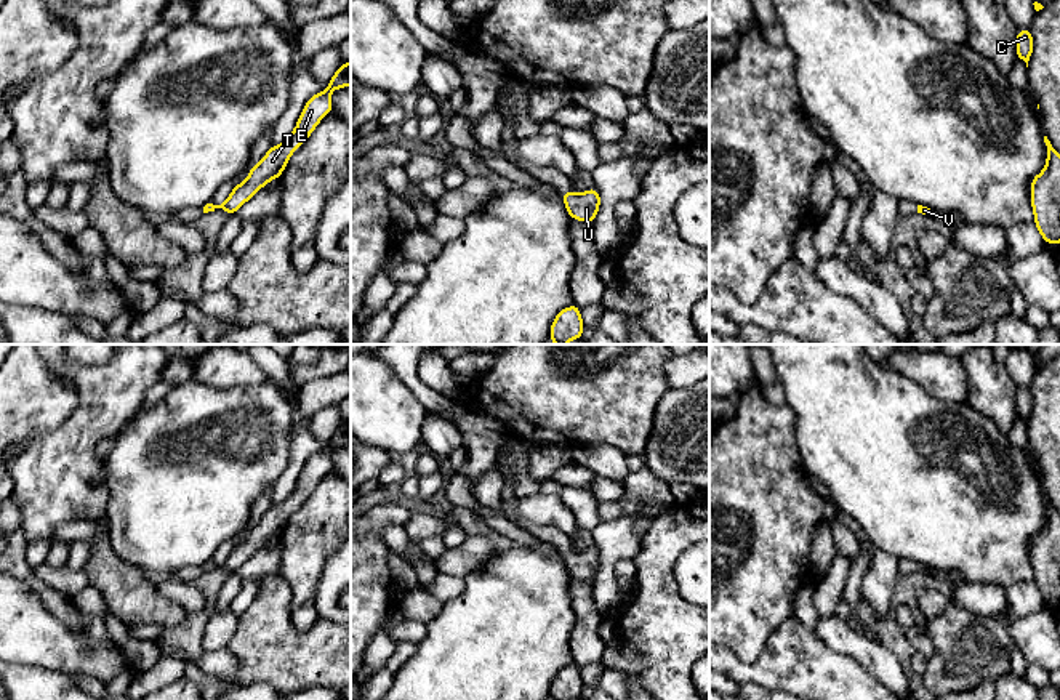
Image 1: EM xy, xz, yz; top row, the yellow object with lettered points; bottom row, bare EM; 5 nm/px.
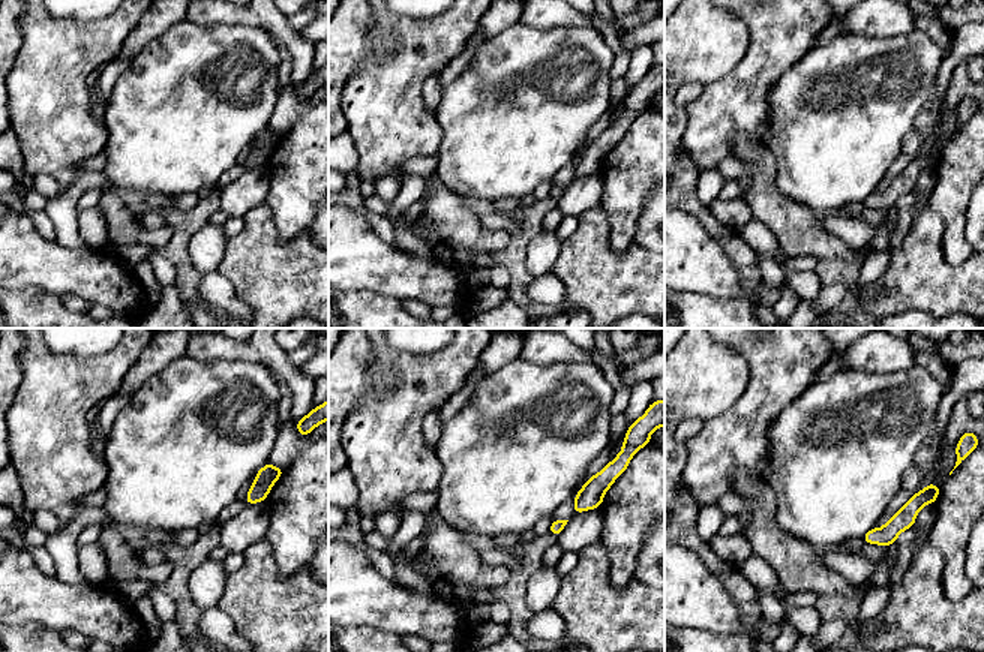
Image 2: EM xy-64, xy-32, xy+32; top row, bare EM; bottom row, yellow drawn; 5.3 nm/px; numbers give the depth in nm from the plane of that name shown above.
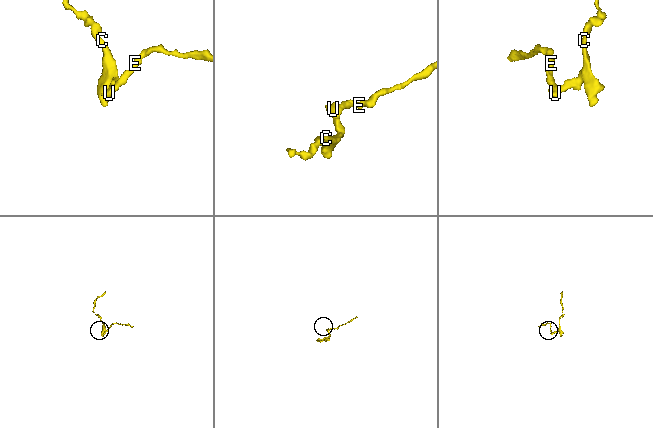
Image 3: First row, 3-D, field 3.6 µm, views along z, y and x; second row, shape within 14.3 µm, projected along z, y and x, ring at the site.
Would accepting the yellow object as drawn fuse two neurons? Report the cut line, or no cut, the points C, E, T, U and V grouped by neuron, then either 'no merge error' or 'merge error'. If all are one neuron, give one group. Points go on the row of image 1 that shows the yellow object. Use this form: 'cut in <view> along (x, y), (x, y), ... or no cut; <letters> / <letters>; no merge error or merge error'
no cut; C E T U V; no merge error

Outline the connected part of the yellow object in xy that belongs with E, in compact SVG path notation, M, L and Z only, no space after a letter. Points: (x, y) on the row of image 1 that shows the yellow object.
M343 62L328 82L328 88L314 95L304 106L293 133L279 146L272 146L256 167L250 167L248 178L234 186L231 195L223 205L213 200L203 207L203 213L218 208L229 215L250 200L271 179L280 178L291 154L309 138L319 122L331 114L331 91L351 85L351 62Z

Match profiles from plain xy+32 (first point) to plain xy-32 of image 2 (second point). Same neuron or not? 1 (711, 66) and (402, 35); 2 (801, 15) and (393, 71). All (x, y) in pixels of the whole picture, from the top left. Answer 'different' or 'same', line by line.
1: different
2: same

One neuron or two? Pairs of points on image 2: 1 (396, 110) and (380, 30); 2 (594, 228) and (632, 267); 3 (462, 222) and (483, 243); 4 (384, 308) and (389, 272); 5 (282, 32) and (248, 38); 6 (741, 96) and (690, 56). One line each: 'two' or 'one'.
1: one
2: one
3: one
4: two
5: two
6: two

